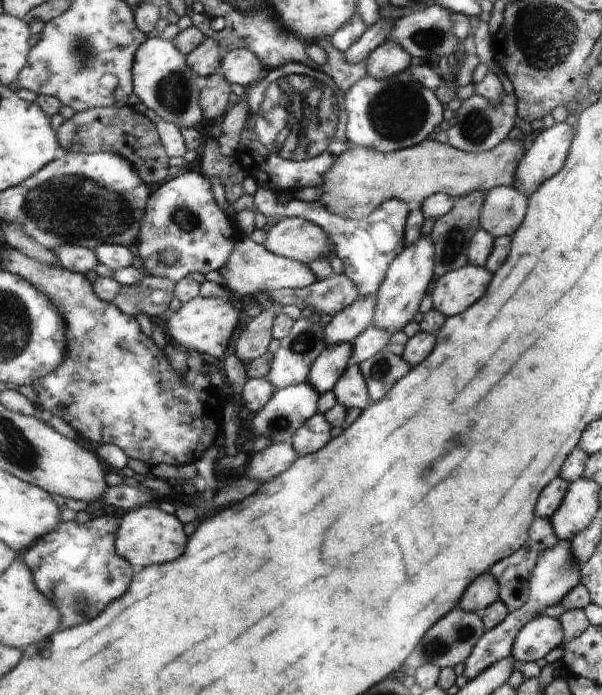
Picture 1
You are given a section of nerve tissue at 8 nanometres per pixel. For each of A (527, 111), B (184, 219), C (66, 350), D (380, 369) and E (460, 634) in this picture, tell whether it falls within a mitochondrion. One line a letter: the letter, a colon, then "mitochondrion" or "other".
A: other
B: mitochondrion
C: other
D: mitochondrion
E: mitochondrion

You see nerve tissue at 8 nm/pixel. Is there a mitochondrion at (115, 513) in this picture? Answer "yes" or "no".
no

